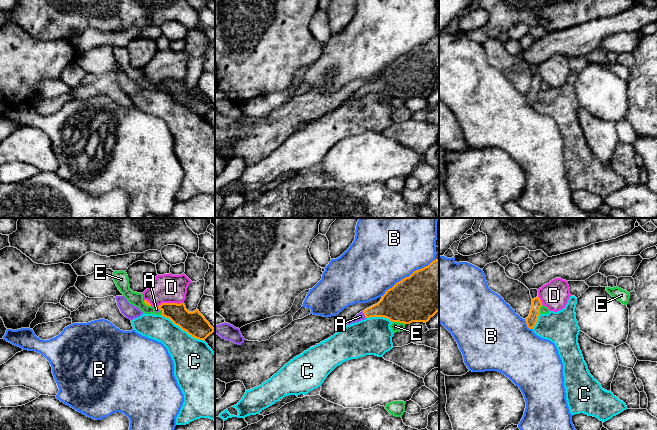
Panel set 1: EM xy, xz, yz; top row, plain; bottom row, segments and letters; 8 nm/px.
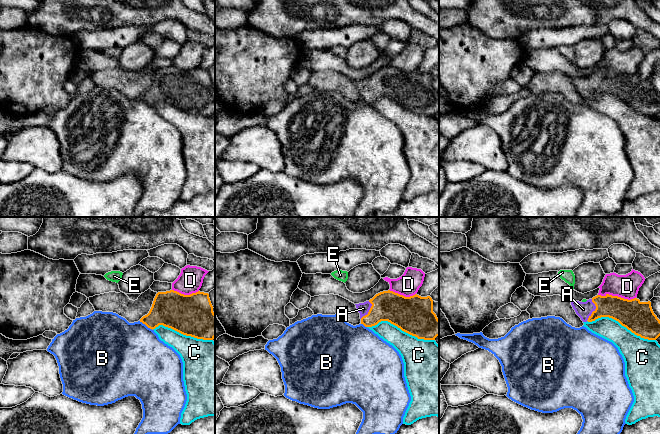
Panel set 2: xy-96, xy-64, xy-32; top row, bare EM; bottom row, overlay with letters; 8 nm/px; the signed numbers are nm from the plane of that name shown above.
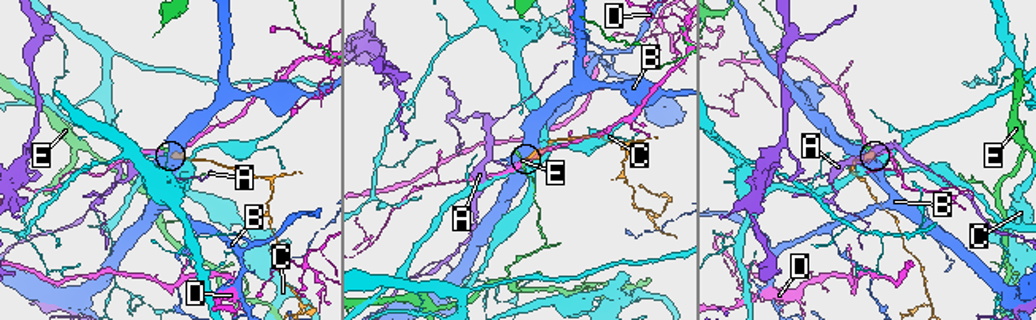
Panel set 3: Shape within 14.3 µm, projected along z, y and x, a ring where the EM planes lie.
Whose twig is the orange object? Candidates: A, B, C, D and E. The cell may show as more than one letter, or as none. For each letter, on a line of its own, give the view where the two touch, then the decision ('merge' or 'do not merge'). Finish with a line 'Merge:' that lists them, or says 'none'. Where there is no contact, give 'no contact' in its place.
A: xz | merge
B: xz | do not merge
C: xy | do not merge
D: xy | do not merge
E: xz | do not merge
Merge: A

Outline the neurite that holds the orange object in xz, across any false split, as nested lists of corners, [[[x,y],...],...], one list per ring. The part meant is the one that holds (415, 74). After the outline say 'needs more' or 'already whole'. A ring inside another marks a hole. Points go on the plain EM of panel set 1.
[[[439,36],[414,47],[388,65],[381,76],[357,90],[347,101],[370,93],[410,100],[428,98],[439,87]]] | needs more

